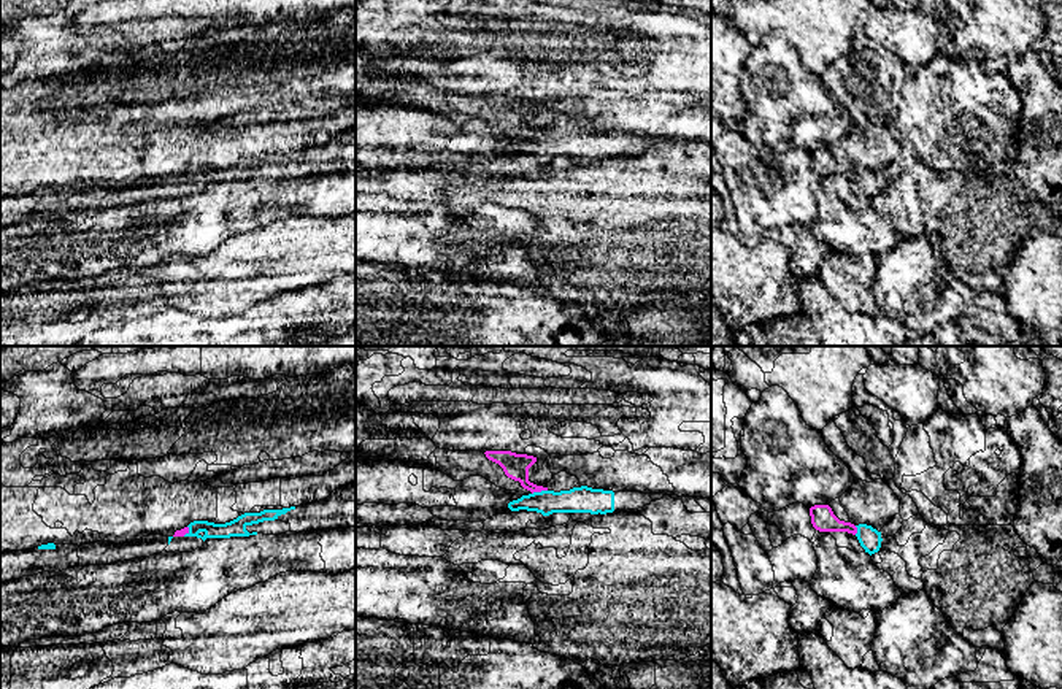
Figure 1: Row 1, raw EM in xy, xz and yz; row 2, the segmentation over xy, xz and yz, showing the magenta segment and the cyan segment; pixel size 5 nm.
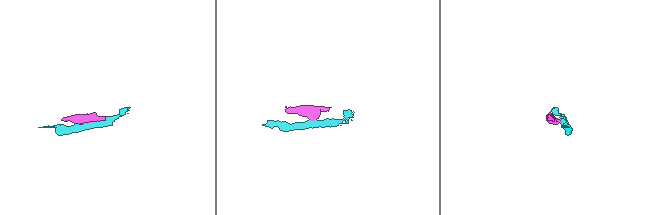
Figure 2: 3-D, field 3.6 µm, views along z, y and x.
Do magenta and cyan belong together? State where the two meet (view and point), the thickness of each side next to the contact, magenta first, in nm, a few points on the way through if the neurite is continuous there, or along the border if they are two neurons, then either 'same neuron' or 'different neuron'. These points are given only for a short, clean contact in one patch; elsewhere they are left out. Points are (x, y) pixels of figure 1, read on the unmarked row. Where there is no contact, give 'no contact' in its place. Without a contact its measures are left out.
meets magenta in xz at (538, 135); 130 nm thick on the magenta side, 130 nm on the other; runs through xz (515, 110), (523, 123), (538, 135), (546, 143), (583, 143); same neuron

